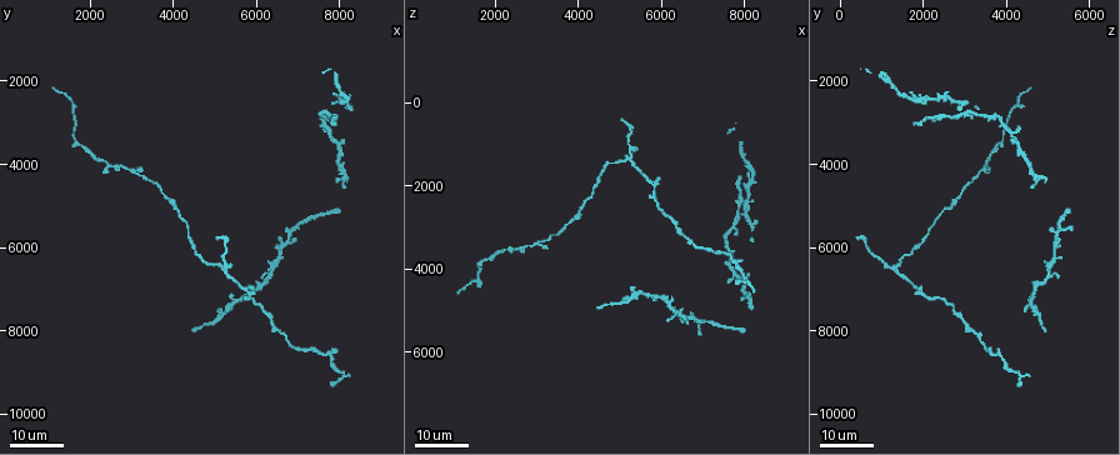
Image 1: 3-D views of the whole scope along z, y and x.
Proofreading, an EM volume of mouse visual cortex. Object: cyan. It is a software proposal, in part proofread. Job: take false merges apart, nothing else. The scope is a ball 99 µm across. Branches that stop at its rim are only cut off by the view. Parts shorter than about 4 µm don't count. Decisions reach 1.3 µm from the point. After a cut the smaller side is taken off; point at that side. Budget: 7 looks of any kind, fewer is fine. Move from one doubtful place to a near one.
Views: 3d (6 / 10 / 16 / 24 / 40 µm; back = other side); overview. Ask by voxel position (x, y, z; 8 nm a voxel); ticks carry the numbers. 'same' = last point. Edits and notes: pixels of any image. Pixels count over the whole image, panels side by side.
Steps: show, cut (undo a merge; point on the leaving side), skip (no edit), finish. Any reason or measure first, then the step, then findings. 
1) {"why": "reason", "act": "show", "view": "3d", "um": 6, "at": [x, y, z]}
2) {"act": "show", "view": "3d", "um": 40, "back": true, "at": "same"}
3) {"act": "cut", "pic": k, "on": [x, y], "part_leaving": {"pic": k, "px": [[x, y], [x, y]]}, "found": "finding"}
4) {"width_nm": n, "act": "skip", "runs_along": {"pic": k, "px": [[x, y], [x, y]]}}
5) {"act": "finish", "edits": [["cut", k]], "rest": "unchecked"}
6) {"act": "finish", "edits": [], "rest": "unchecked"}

{"why": "arms run side by side", "act": "show", "view": "3d", "um": 24, "at": [5300, 6550, 1300]}

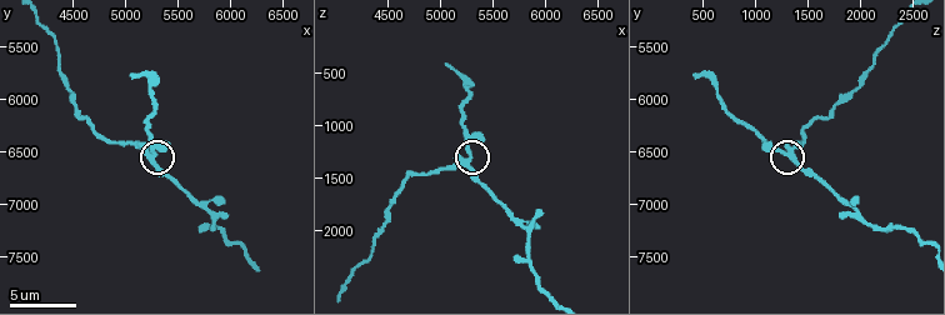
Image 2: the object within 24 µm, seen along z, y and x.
{"act": "show", "view": "3d", "um": 6, "at": [5280, 6500, 1340]}

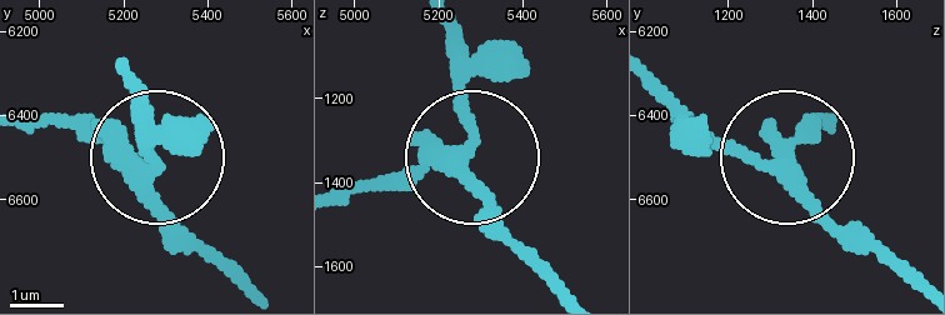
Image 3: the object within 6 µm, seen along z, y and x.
{"width_nm": 310, "act": "skip", "found": "one neuron here"}

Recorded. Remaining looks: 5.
{"why": "two arms at a narrow angle", "act": "show", "view": "3d", "um": 10, "at": [5640, 6980, 1860]}

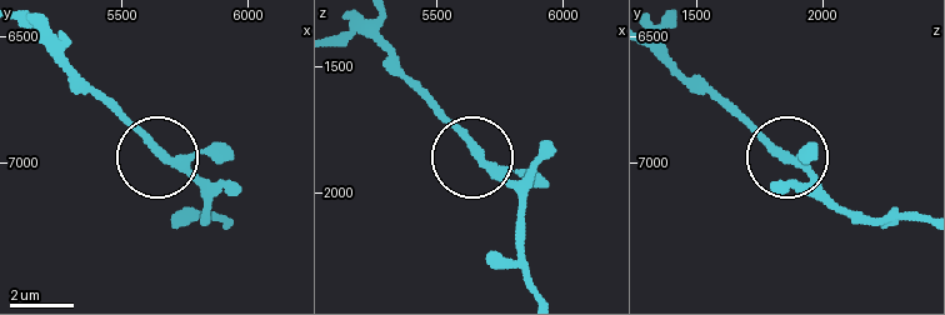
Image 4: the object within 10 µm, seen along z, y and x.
{"width_nm": 230, "act": "skip", "found": "all the same neuron"}

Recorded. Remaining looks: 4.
{"why": "three arms meet", "act": "show", "view": "3d", "um": 24, "at": [5400, 7400, 4550]}

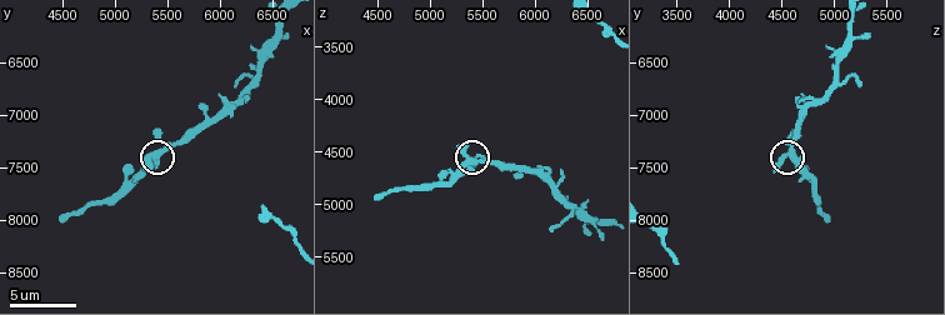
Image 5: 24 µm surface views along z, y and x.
{"why": "closer look", "act": "show", "view": "3d", "um": 6, "at": [5420, 7340, 4600]}

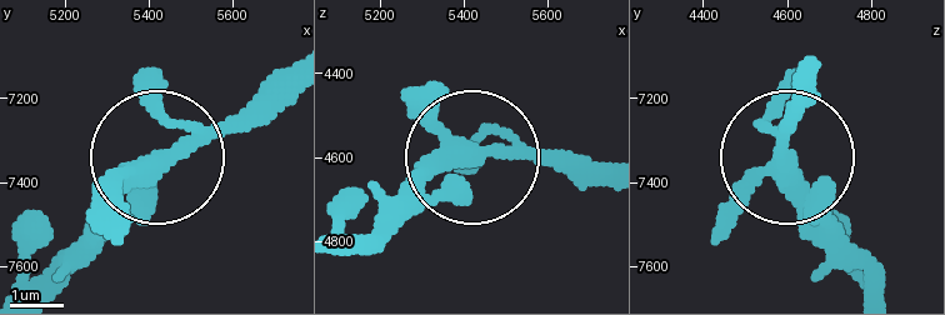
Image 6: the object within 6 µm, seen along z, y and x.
{"side_arm_um": 10, "act": "skip", "found": "all the same neuron"}

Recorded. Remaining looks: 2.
{"why": "narrows sharply", "act": "show", "view": "3d", "um": 16, "at": [6400, 7750, 3000]}

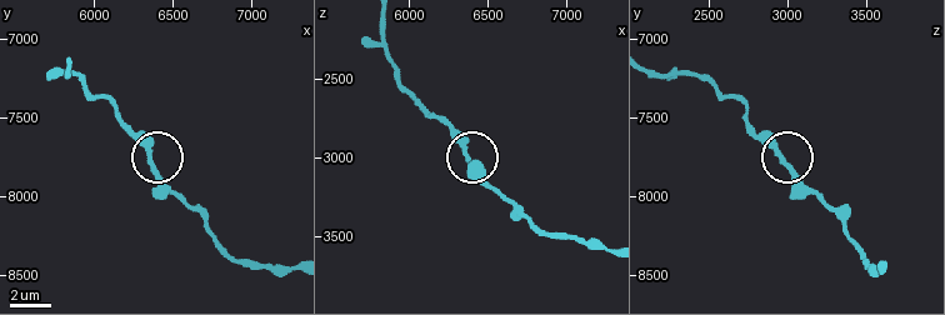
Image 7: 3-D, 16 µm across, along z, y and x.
{"act": "show", "view": "3d", "um": 6, "at": [6360, 7800, 3000]}

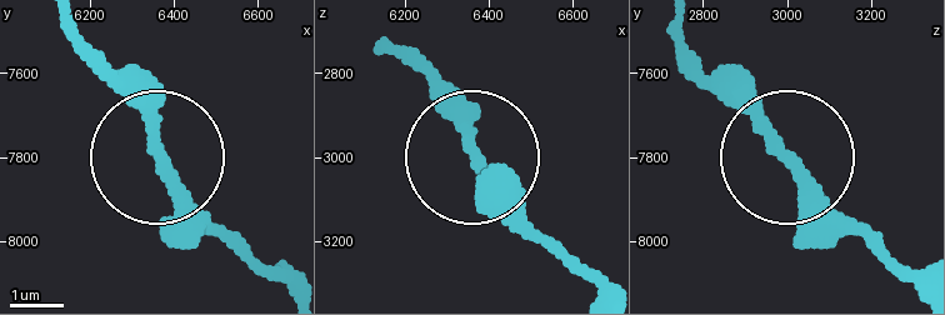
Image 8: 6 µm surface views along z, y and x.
{"act": "skip", "found": "one neuron here"}

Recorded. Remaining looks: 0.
{"act": "finish", "edits": [], "rest": "unchecked"}

